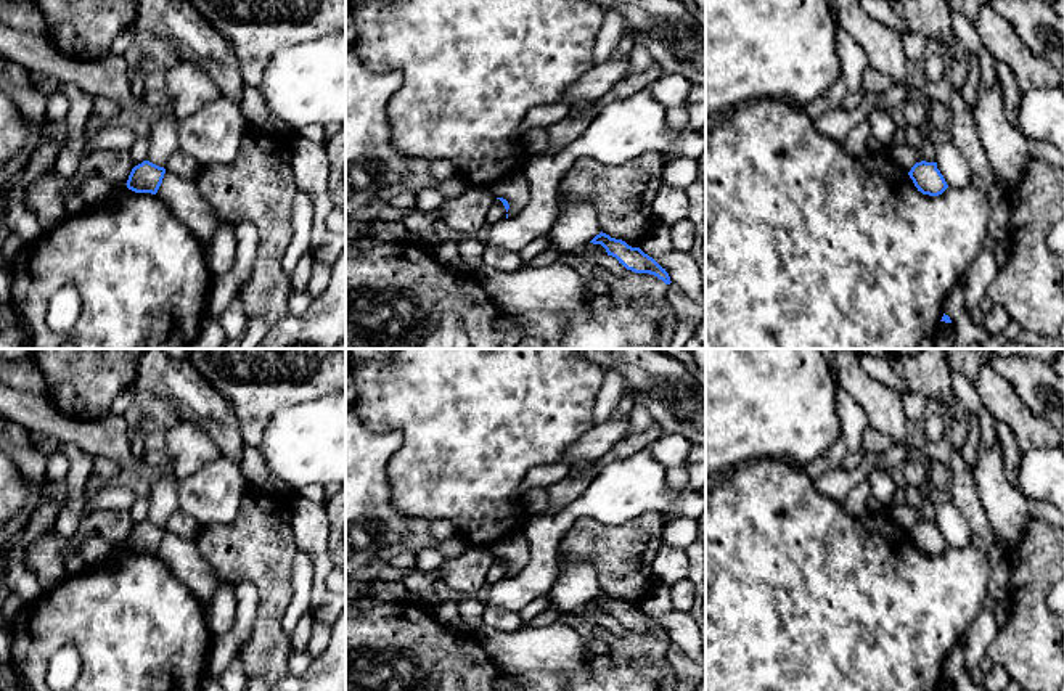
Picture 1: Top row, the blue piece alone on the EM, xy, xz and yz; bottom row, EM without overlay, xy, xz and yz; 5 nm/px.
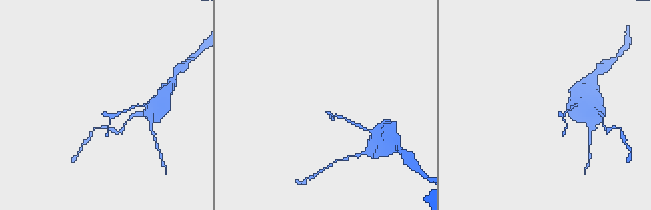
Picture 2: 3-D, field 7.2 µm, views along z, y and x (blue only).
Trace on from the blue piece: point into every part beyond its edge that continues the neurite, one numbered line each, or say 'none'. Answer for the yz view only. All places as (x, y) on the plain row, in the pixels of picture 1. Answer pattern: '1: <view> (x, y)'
none

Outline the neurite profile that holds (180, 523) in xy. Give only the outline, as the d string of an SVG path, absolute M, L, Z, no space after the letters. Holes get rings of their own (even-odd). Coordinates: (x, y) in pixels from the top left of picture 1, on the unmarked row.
M178 508L167 519L166 530L194 542L201 532L201 525L193 516Z

